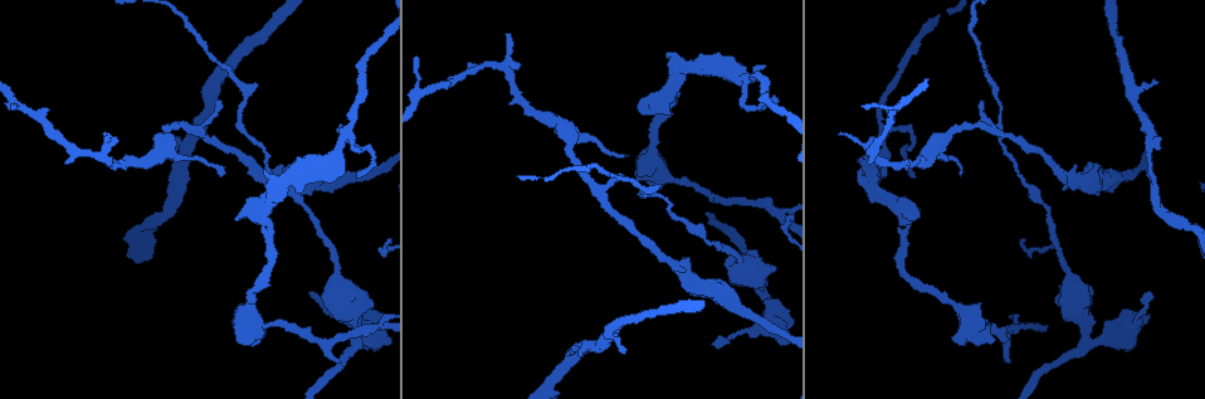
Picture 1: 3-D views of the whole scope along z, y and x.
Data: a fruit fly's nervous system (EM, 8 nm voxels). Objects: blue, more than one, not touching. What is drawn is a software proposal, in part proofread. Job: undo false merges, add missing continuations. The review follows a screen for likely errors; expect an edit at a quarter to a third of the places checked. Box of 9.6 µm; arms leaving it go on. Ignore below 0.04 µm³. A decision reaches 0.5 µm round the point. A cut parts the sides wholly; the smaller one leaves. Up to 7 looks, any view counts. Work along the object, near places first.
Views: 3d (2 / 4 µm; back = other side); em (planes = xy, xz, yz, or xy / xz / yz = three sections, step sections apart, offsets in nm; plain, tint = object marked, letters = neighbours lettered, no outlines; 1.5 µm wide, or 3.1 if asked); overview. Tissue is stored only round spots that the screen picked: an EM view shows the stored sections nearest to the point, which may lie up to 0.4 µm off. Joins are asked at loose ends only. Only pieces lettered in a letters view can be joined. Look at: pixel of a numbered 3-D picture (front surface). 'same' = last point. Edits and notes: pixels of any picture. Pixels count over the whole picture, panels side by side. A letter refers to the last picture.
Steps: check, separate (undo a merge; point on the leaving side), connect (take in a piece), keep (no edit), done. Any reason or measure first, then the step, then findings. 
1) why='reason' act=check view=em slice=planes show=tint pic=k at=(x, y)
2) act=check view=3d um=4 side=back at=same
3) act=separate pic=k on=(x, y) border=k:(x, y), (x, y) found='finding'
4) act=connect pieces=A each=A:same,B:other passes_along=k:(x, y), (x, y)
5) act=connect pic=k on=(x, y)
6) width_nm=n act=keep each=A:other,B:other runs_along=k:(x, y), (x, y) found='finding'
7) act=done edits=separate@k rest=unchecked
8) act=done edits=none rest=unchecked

why='tapers out' act=check view=3d um=2 pic=1 at=(716, 344)

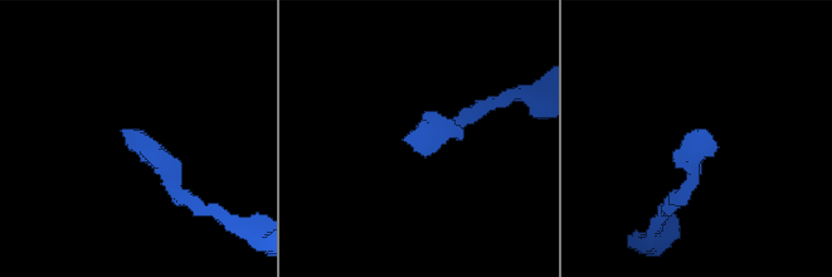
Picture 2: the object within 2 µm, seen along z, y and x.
why='now the EM' act=check view=em slice=planes show=letters pic=2 at=(414, 149)

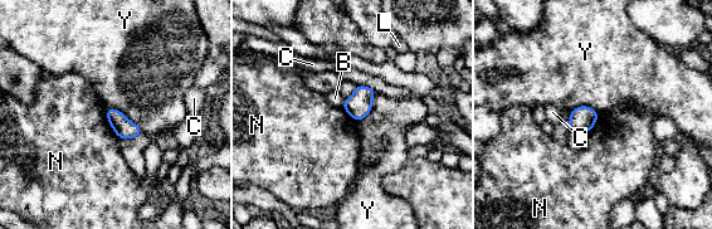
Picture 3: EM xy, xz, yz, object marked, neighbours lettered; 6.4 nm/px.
act=keep each=B:other,C:other,L:other,N:other,Y:other found='none of them fits'

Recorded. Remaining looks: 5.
why='an open end' act=check view=em slice=planes show=tint pic=1 at=(235, 217)

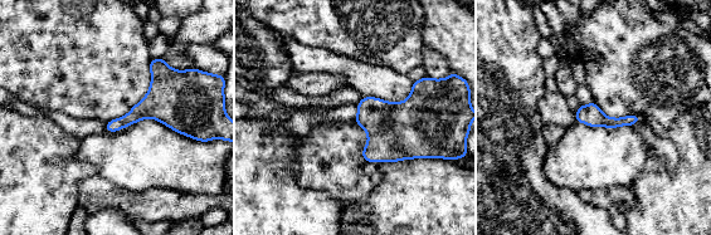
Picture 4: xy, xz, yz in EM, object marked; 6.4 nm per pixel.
why='what lies round it' act=check view=em slice=planes show=letters at=same

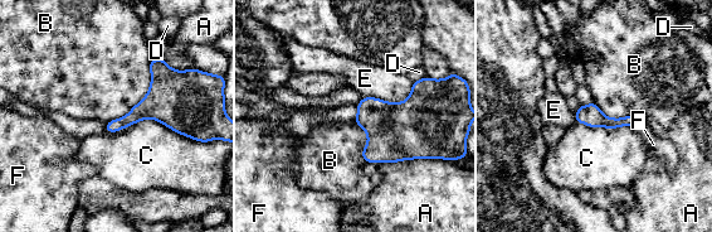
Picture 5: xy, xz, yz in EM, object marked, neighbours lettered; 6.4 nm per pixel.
act=keep each=A:other,B:other,C:other,D:other,E:other,F:other border=5:(151, 59), (149, 91), (106, 124) found='none of them fits'

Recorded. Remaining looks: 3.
why='branch stops here' act=check view=3d um=2 pic=1 at=(625, 352)

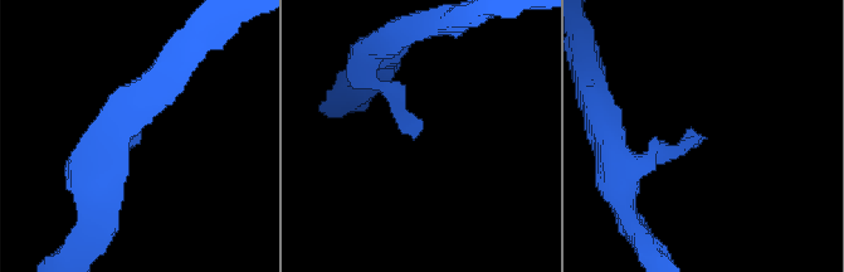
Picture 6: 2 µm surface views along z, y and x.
why='shape alone is not enough' act=check view=em slice=xy step=4 show=letters pic=6 at=(705, 136)

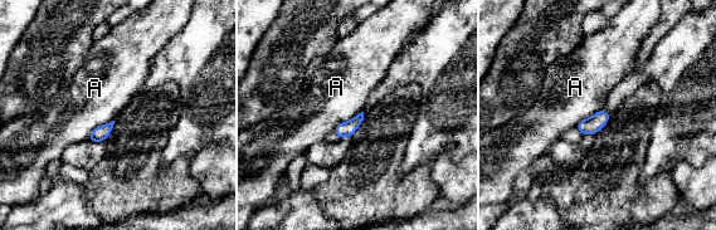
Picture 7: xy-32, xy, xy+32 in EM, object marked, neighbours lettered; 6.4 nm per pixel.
why='cut it another way' act=check view=em slice=planes show=letters at=same

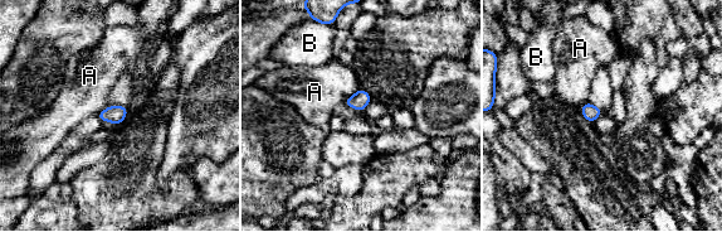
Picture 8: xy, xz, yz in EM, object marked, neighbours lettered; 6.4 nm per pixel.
longest_contact=A:160nm act=keep each=A:other,B:other border=8:(360, 87), (344, 104) found='no lettered piece goes on from it'

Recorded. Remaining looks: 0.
act=done edits=none rest=unchecked

